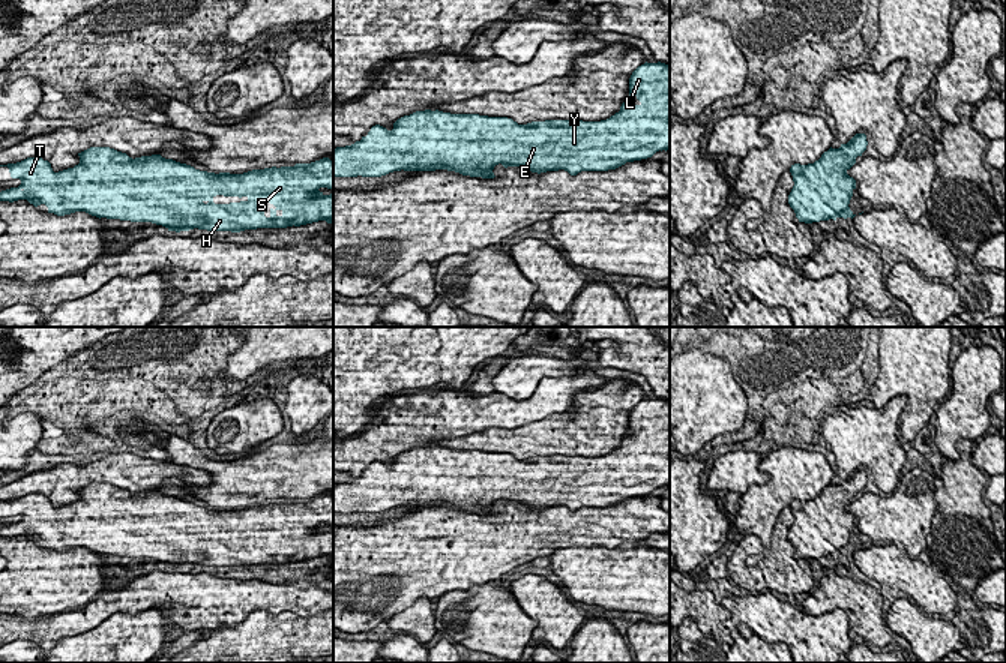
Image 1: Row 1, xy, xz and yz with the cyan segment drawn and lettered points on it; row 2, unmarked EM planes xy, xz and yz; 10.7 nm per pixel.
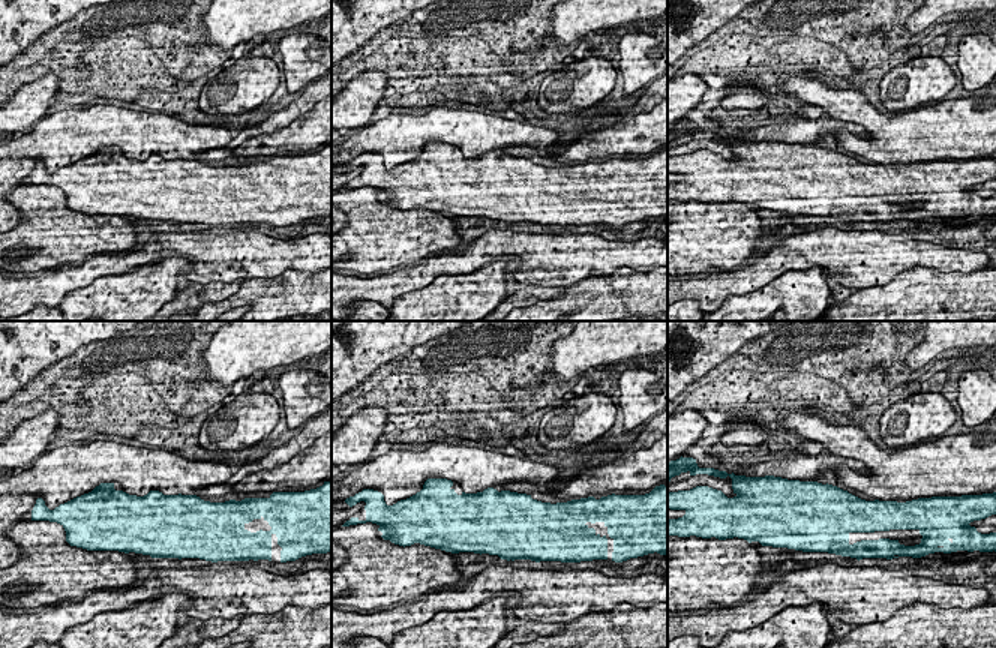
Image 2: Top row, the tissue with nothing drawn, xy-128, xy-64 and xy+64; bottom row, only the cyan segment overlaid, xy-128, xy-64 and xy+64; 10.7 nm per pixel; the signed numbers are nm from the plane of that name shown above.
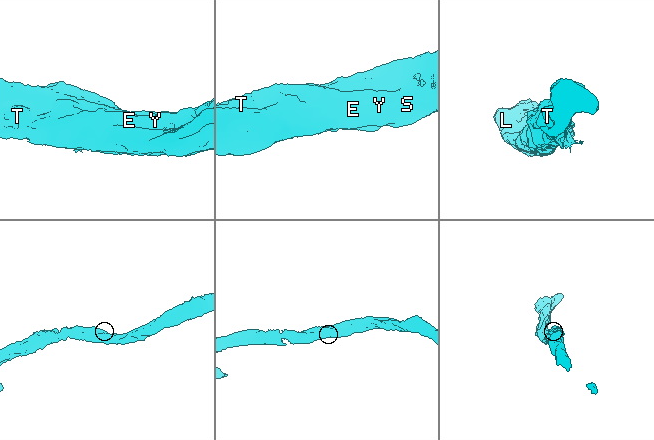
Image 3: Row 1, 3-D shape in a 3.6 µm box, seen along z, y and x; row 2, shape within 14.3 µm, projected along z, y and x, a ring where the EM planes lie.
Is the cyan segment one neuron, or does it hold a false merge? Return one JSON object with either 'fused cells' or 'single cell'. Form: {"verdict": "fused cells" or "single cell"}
{"verdict": "single cell"}

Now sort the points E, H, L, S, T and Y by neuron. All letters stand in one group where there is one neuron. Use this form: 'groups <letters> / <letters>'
groups E H L S T Y

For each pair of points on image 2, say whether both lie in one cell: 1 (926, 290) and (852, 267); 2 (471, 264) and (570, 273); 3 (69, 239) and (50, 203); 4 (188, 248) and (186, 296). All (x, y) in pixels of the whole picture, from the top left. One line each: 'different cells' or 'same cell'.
1: different cells
2: same cell
3: same cell
4: different cells

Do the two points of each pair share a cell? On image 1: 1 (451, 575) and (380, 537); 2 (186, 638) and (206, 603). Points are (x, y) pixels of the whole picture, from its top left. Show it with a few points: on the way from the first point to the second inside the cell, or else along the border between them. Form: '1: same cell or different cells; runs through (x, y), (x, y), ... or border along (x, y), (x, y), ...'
1: same cell; runs through (436, 564), (404, 564), (397, 557)
2: different cells; border along (203, 629), (185, 632)

